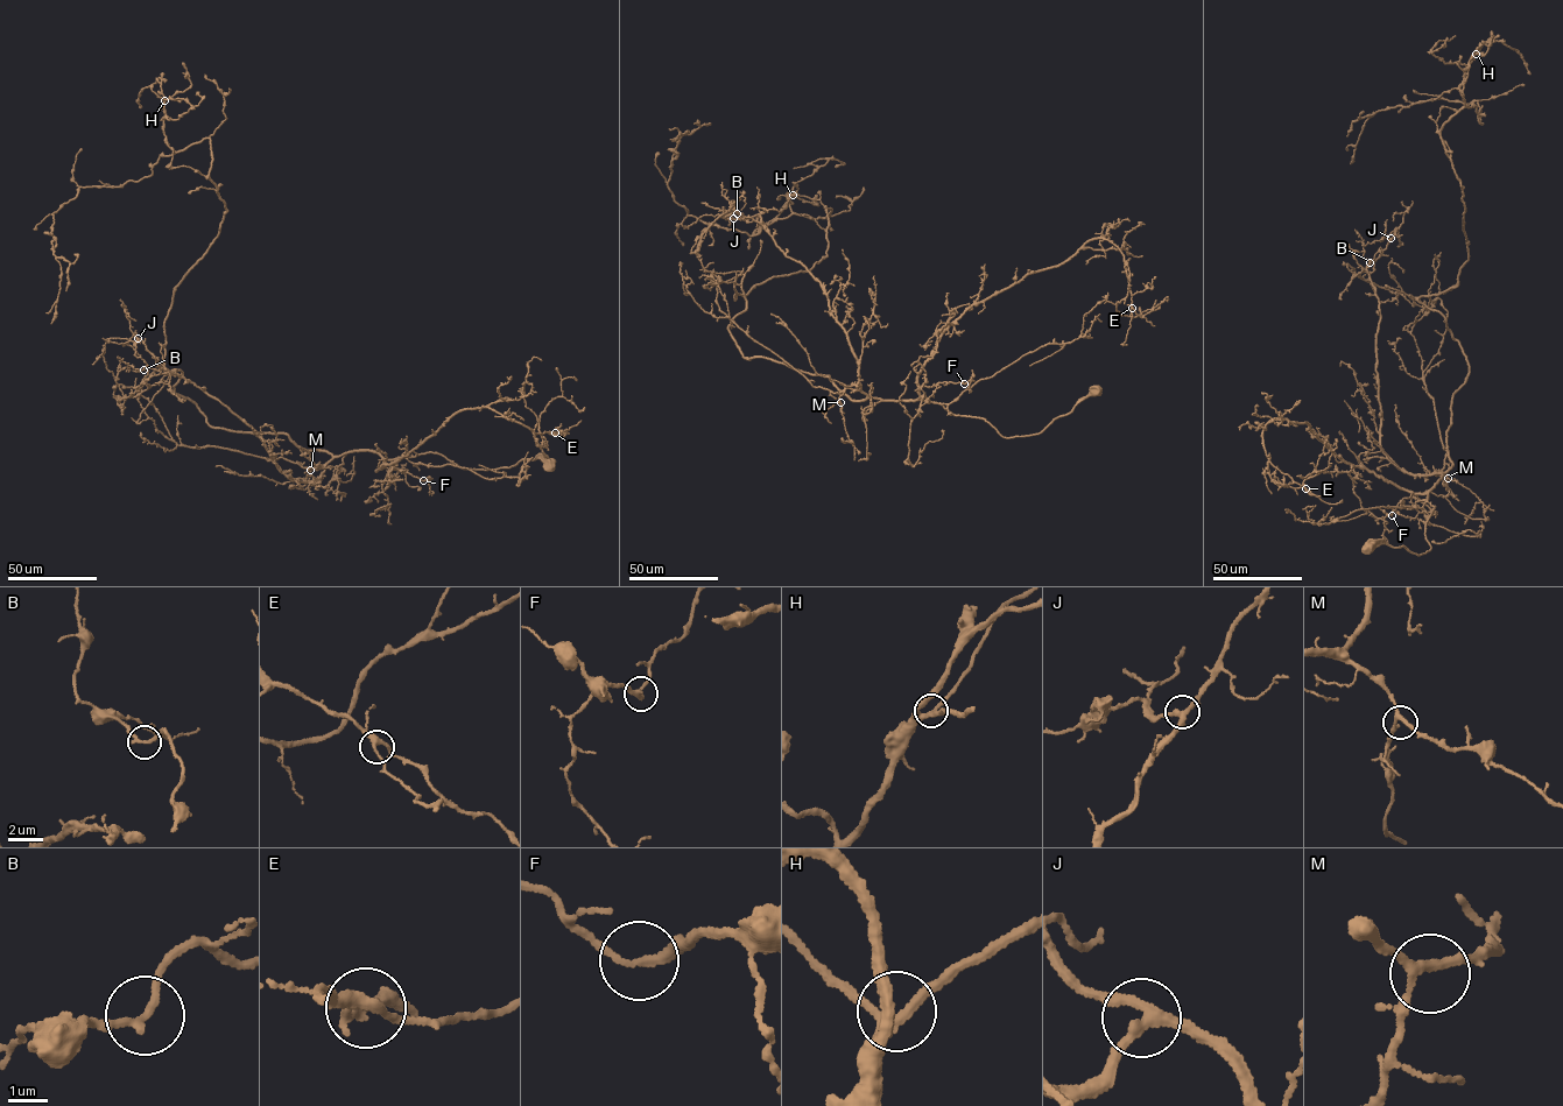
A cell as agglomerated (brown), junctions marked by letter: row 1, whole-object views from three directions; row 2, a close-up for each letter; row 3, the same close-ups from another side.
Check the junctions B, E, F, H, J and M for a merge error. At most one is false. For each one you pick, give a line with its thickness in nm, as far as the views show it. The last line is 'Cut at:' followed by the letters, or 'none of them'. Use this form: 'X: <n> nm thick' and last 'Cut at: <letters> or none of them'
Cut at: none of them

